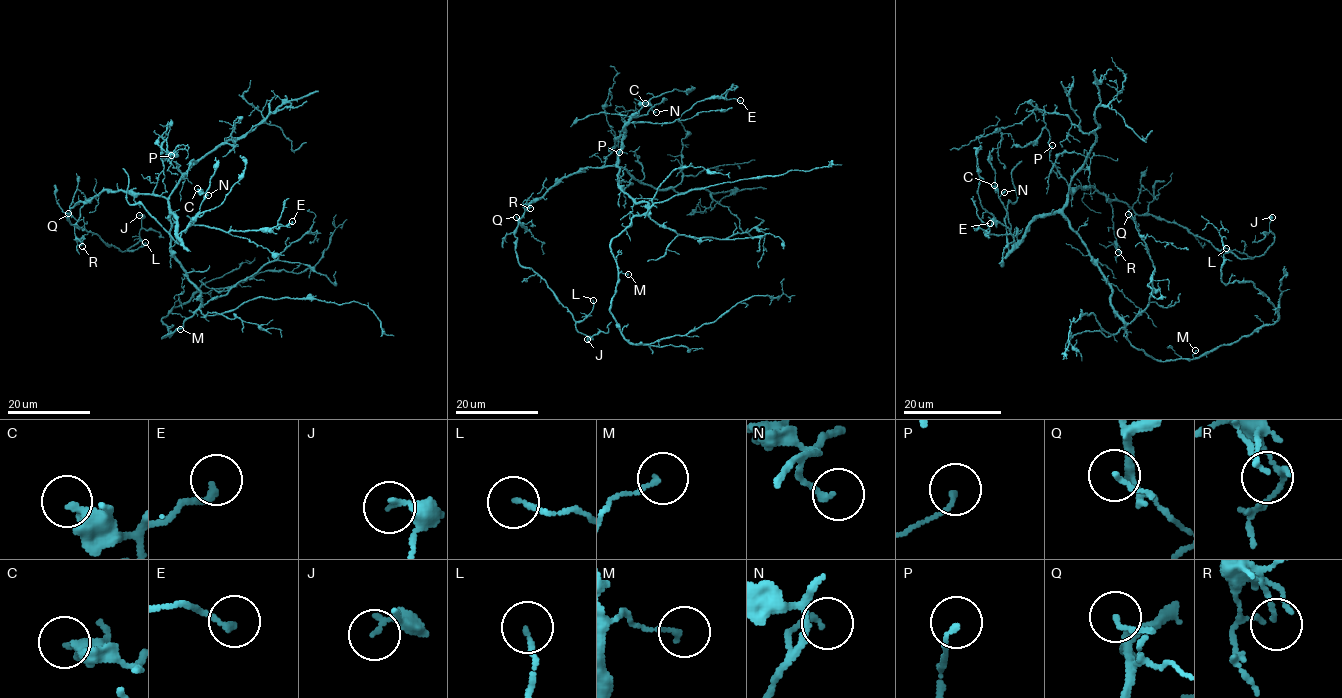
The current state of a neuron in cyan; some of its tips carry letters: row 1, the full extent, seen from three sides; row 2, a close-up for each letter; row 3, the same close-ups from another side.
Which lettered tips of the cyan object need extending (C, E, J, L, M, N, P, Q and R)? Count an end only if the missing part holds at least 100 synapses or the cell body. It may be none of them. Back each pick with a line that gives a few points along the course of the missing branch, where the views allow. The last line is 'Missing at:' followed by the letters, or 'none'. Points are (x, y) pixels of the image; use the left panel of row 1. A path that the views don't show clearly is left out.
Missing at: none

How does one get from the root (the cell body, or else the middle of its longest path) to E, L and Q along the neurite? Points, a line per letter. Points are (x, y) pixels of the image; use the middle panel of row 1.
E: (639, 202), (619, 186), (618, 152), (626, 123), (670, 123), (698, 101), (721, 97), (740, 100)
L: (639, 202), (619, 186), (618, 161), (560, 178), (518, 220), (518, 262), (576, 321), (593, 300)
Q: (639, 202), (619, 186), (618, 161), (615, 166), (580, 168), (560, 178), (527, 207), (518, 223), (516, 217)

